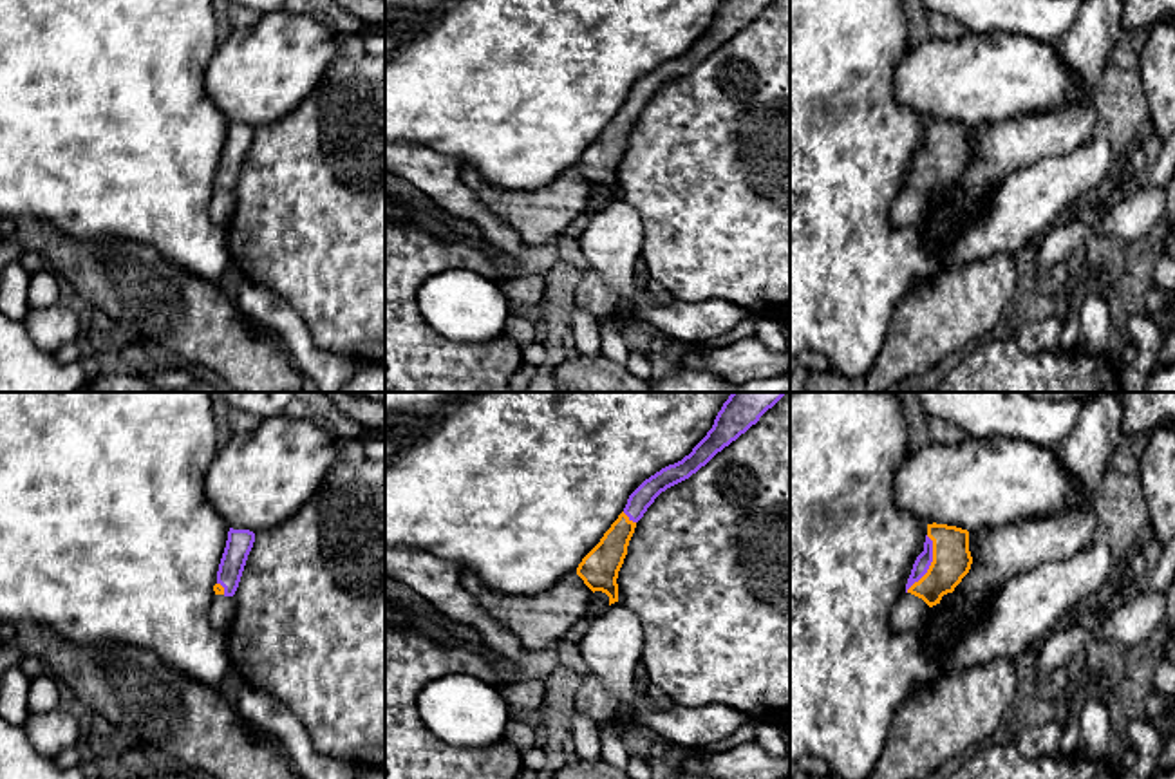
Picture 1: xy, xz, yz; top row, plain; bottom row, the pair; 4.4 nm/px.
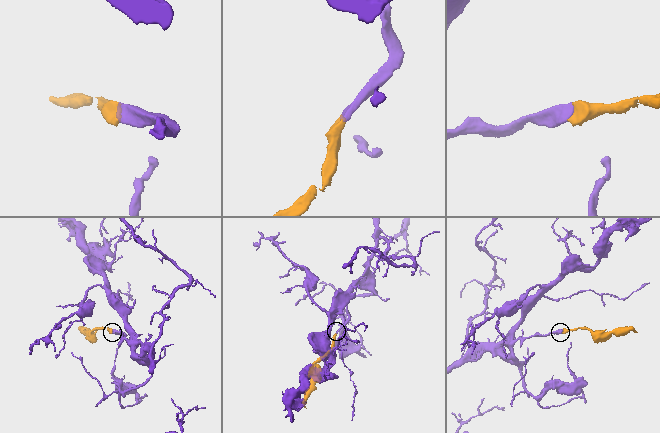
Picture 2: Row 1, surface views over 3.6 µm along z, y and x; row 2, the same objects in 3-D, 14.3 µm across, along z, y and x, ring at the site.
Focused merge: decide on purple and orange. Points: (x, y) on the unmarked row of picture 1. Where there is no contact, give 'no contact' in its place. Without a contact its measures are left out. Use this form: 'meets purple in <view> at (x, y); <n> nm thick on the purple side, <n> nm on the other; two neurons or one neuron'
meets purple in yz at (930, 159); 70 nm thick on the purple side, 180 nm on the other; one neuron

